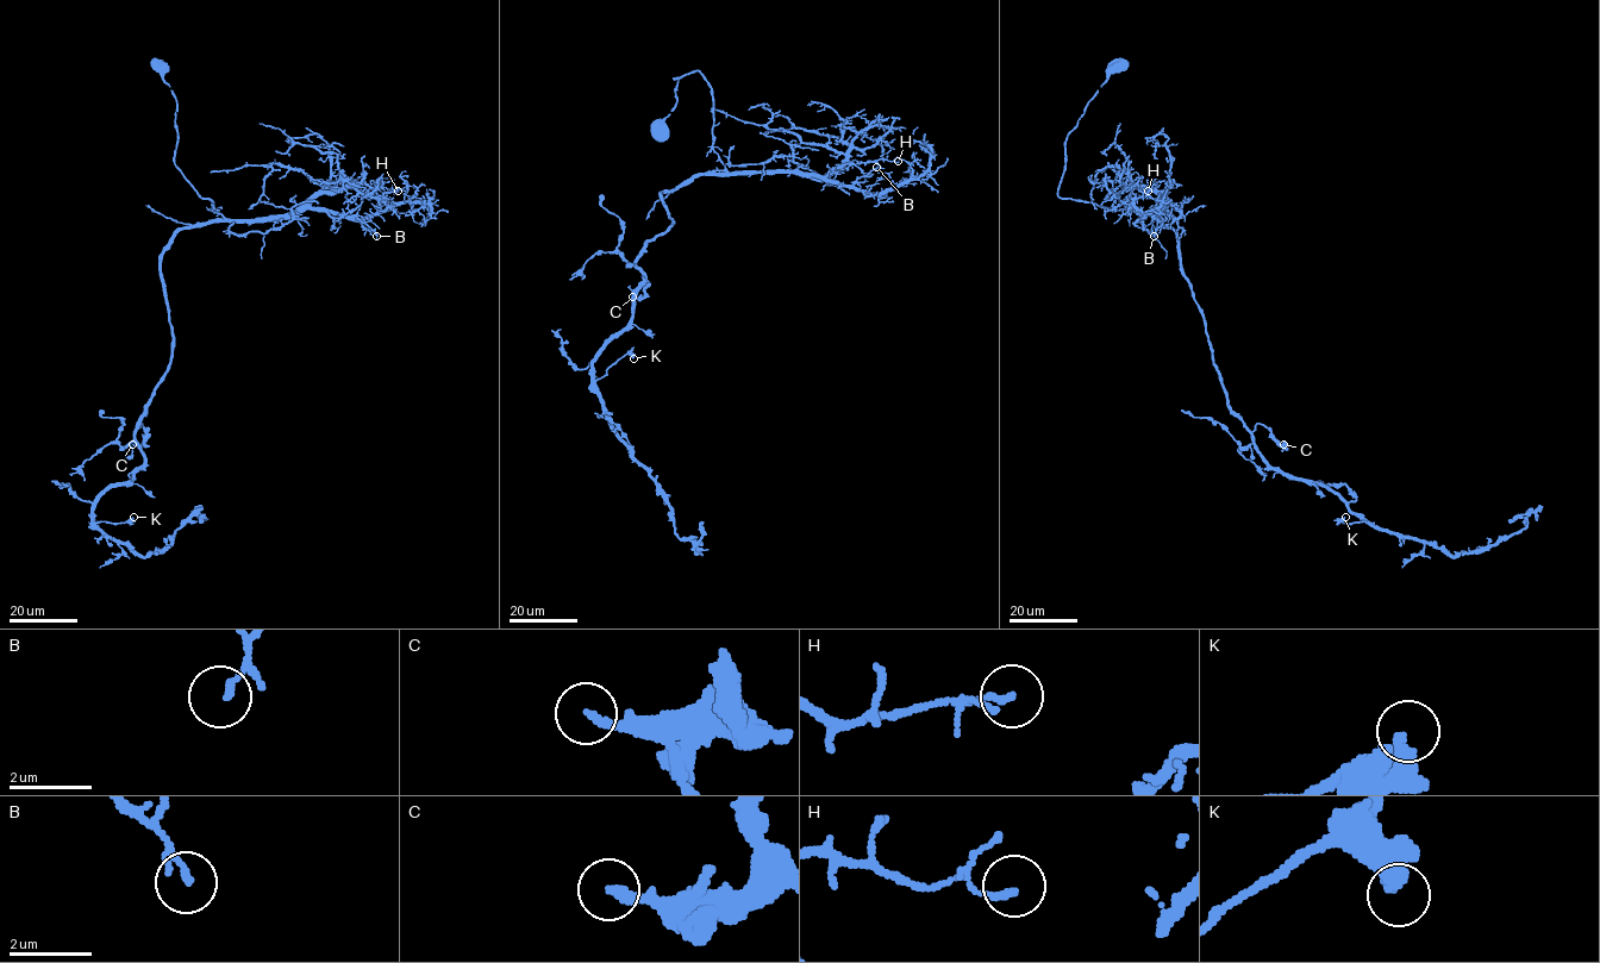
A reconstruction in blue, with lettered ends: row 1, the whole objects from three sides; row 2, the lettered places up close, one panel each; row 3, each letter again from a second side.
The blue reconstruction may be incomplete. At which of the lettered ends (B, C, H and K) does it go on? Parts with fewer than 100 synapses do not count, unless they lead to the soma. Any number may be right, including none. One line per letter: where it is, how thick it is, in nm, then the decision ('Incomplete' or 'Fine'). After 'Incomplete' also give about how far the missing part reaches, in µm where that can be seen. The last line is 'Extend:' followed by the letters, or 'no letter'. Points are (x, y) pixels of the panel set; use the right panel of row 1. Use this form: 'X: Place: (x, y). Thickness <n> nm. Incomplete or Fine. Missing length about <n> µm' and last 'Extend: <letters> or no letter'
B: Place: (1154, 236). Thickness 100 nm. Fine
C: Place: (1283, 444). Thickness 220 nm. Fine
H: Place: (1148, 191). Thickness 140 nm. Fine
K: Place: (1345, 517). Thickness 360 nm. Fine
Extend: no letter

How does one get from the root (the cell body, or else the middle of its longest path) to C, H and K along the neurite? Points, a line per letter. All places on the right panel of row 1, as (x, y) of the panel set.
C: (1120, 66), (1067, 137), (1057, 194), (1148, 213), (1175, 232), (1229, 408), (1283, 444)
H: (1120, 66), (1117, 63), (1110, 70), (1067, 137), (1057, 194), (1160, 219), (1163, 193), (1148, 191)
K: (1120, 66), (1067, 137), (1057, 194), (1175, 232), (1229, 408), (1273, 467), (1326, 485), (1367, 523), (1345, 517)

